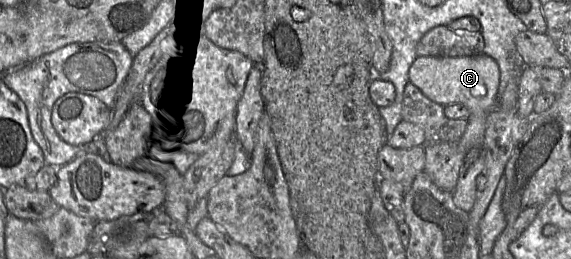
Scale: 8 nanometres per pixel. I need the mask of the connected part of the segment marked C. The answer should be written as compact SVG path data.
M484 53L461 57L417 57L409 69L409 81L433 102L443 106L454 103L465 105L470 116L467 119L467 129L458 145L465 154L472 149L484 149L486 118L498 106L496 99L500 70L492 57Z

